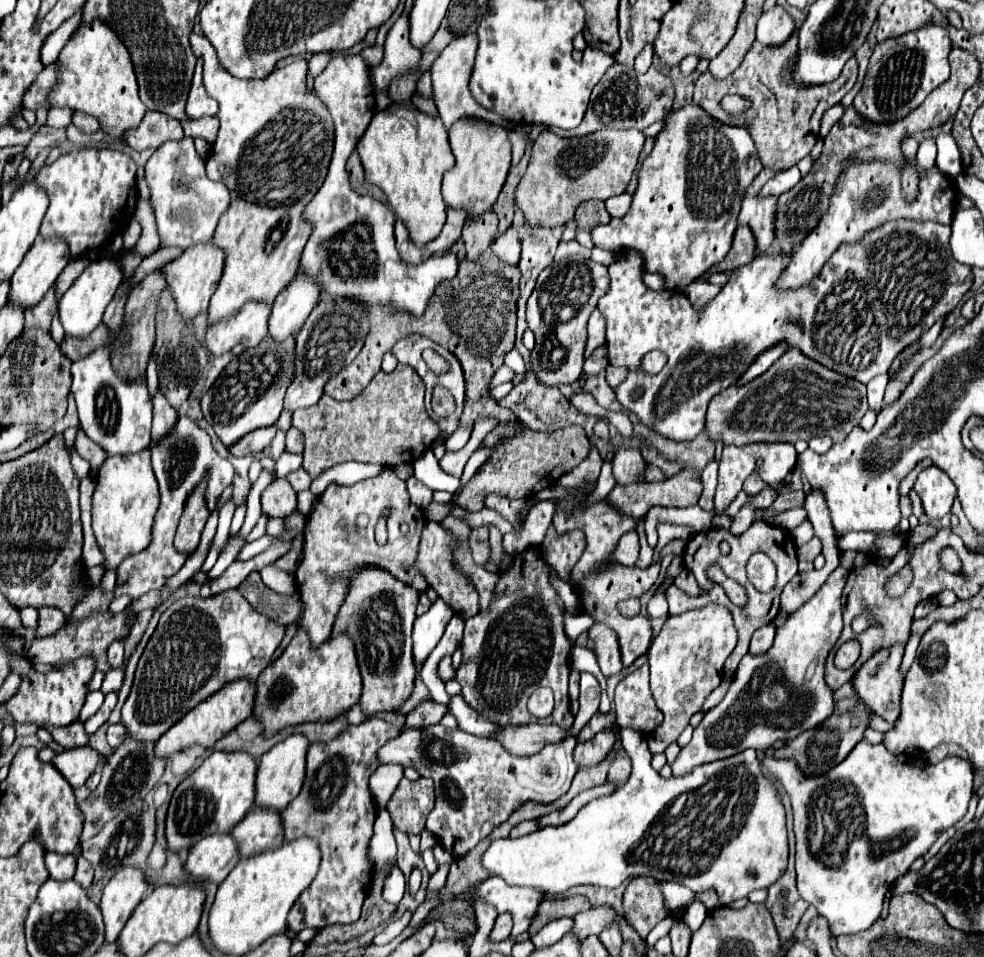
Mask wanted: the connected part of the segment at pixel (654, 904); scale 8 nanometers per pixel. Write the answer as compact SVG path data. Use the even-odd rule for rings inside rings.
M633 878L623 894L623 908L627 922L645 938L661 920L669 916L663 908L663 892L659 892L659 882L651 878Z

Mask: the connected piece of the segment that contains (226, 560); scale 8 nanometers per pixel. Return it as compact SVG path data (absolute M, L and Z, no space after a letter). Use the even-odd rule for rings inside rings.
M235 538L235 540L229 544L229 548L227 548L225 552L221 552L221 556L217 559L217 564L207 573L207 580L213 580L221 576L221 574L233 564L233 560L237 558L237 554L239 554L239 550L241 550L243 546L245 546L245 544L241 544L239 538Z

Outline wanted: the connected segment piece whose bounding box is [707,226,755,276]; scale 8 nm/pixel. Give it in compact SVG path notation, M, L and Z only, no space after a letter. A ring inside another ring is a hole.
M737 226L735 238L733 238L733 248L729 250L729 254L725 256L723 262L719 262L717 266L713 266L707 272L707 276L713 272L731 272L731 270L751 262L753 258L755 258L755 236L753 236L751 228Z

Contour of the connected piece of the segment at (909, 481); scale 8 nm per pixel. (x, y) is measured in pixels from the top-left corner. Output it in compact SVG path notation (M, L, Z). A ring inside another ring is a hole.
M927 458L927 460L921 460L921 462L907 474L907 478L901 480L901 484L899 484L899 492L909 492L909 490L913 488L913 484L915 484L919 472L921 472L923 468L927 468L927 466L931 466L931 460L929 460L929 458Z

